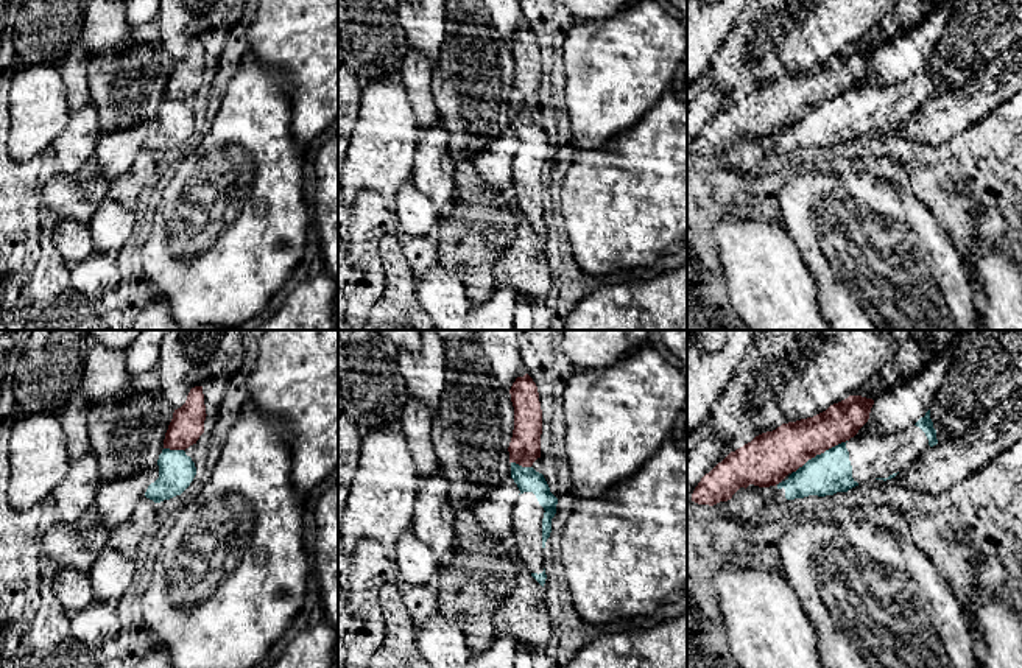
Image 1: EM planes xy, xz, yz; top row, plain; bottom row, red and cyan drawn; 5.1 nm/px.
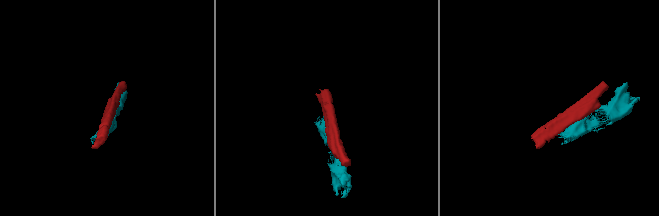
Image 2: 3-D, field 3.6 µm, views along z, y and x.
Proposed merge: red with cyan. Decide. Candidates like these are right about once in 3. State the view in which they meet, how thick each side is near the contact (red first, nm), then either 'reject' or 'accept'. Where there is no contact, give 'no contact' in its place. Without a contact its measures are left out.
yz | 240/220 nm | reject

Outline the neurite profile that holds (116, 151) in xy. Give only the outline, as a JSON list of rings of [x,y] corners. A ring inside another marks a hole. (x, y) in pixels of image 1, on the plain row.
[[[156,114],[140,125],[101,134],[93,154],[101,174],[111,182],[122,178],[145,148],[148,137],[157,129]]]

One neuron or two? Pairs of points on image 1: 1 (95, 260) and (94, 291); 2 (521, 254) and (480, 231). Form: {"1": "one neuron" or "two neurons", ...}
{"1": "one neuron", "2": "two neurons"}

